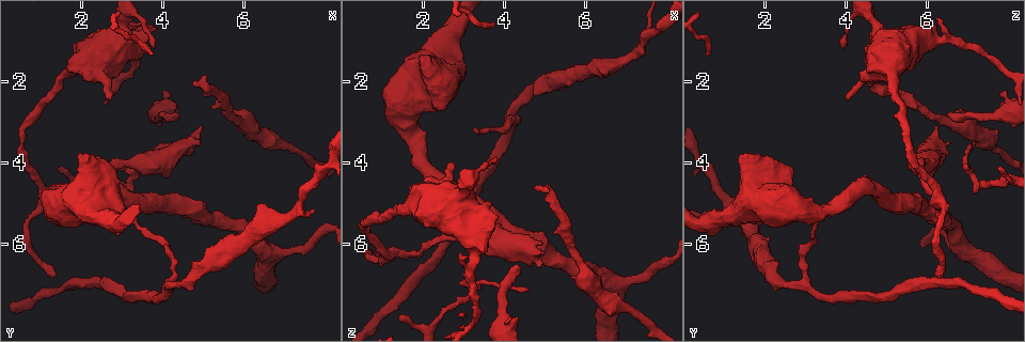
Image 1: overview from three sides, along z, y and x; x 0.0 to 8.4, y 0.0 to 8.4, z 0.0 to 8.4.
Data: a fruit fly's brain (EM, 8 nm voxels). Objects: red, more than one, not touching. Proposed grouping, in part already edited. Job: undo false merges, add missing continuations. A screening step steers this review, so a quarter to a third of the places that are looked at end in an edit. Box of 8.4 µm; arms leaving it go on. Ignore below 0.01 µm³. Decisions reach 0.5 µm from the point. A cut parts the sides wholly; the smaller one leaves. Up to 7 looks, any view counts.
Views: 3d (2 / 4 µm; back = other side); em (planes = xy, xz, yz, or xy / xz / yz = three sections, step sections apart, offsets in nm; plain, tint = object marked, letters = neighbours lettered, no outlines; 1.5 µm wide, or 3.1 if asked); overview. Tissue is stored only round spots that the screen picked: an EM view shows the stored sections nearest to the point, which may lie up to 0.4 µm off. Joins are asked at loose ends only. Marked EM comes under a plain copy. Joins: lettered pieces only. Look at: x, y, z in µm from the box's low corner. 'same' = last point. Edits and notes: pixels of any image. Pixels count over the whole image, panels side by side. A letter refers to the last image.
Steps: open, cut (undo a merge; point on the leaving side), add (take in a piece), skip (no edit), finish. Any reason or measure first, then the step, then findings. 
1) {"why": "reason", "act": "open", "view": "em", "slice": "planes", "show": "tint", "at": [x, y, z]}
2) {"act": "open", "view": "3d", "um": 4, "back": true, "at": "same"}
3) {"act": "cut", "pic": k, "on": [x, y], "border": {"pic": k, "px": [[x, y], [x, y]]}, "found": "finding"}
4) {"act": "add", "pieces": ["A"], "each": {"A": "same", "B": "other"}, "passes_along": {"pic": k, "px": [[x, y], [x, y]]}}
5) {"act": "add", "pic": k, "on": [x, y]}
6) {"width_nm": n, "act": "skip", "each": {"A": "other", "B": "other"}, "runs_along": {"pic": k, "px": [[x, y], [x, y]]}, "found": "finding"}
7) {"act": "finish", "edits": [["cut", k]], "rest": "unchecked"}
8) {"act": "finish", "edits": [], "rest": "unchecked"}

{"why": "thin end", "act": "open", "view": "em", "slice": "planes", "show": "letters", "at": [3.25, 5.35, 3.20]}

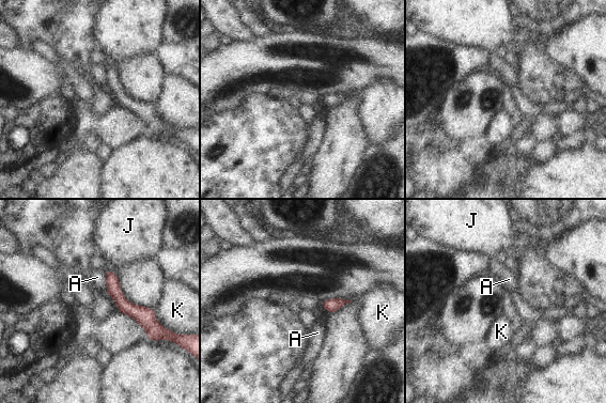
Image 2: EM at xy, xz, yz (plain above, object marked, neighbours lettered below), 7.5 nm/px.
{"longest_contact_nm": ["K", 300], "act": "skip", "each": {"A": "other", "J": "other", "K": "other"}, "found": "none of them fits"}

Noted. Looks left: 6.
{"why": "tapers out", "act": "open", "view": "3d", "um": 4, "at": [1.40, 6.80, 6.35]}

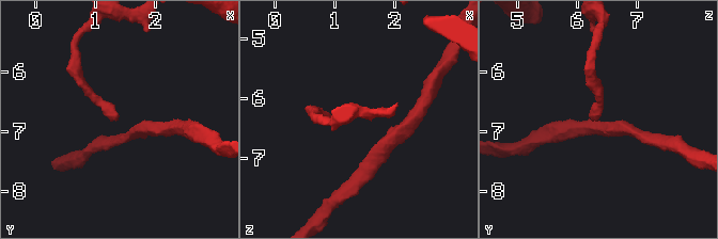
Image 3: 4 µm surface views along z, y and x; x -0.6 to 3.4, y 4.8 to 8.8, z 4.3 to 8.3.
{"act": "open", "view": "em", "slice": "xy", "step": 4, "show": "tint", "at": [1.35, 6.75, 6.30]}

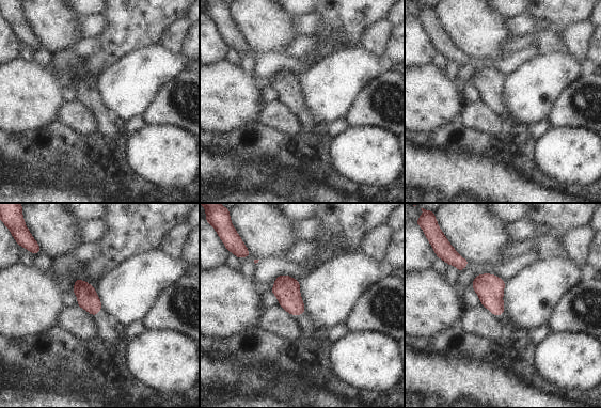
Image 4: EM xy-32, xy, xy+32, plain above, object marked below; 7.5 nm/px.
{"why": "another direction", "act": "open", "view": "em", "slice": "planes", "show": "letters", "at": "same"}

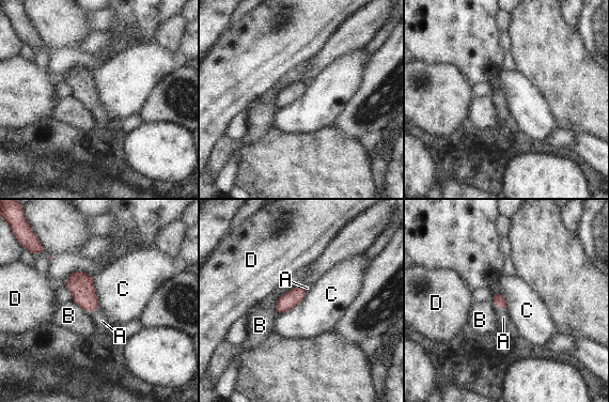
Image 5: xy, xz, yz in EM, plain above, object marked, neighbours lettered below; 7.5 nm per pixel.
{"act": "add", "pieces": ["A"], "each": {"A": "same", "B": "other", "C": "other", "D": "other"}, "passes_along": {"pic": 5, "px": [[498, 299], [500, 307], [503, 318]]}, "found": "the neuron continues"}

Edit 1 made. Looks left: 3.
{"act": "finish", "edits": [["add", 5]], "rest": "unchecked"}

